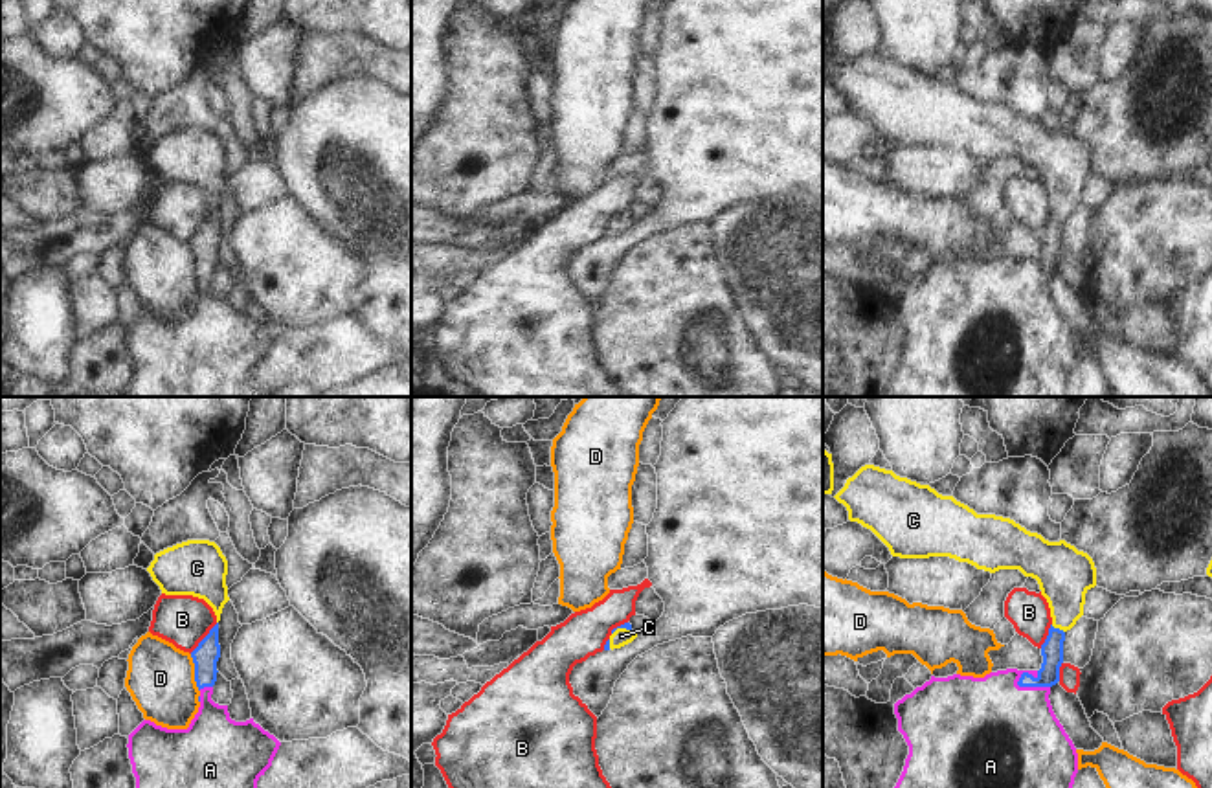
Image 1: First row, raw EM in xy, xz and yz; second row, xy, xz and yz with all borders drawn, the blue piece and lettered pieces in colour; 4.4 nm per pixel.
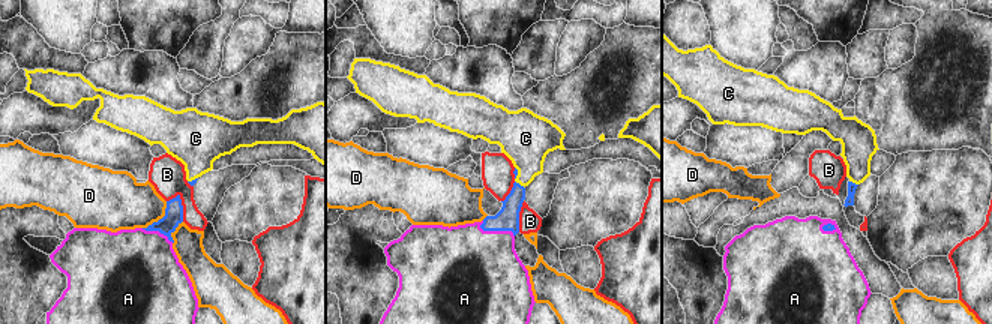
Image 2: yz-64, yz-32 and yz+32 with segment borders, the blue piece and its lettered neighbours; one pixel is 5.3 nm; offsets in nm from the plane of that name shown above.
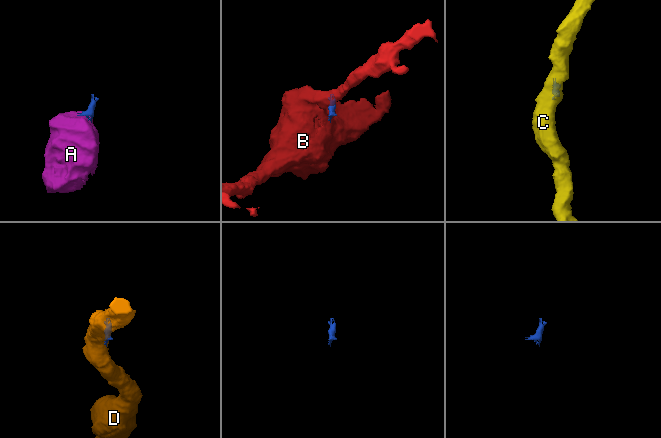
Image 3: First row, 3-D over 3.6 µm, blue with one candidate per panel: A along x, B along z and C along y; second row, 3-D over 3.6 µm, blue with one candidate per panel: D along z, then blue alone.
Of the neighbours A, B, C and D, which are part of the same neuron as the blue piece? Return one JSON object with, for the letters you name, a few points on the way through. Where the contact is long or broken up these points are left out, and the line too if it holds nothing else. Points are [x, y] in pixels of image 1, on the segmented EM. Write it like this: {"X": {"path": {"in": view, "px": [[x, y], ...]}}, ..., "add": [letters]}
{"A": {"path": {"in": "yz", "px": [[1053, 649], [1051, 667], [1032, 686], [1010, 708], [1005, 735]]}}, "C": {"path": {"in": "yz", "px": [[1053, 649], [1058, 629], [1064, 619], [1064, 574]]}}, "add": ["A", "C"]}

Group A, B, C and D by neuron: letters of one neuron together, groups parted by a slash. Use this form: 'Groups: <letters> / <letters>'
Groups: A C / B / D

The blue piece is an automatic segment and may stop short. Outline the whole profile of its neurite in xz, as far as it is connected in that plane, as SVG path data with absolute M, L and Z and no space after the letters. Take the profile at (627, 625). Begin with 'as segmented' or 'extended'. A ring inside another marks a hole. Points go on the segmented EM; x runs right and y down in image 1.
extended | M624 623L612 630L612 636L604 645L604 650L621 648L621 647L632 643L635 637L637 637L637 634L632 630L632 625Z

